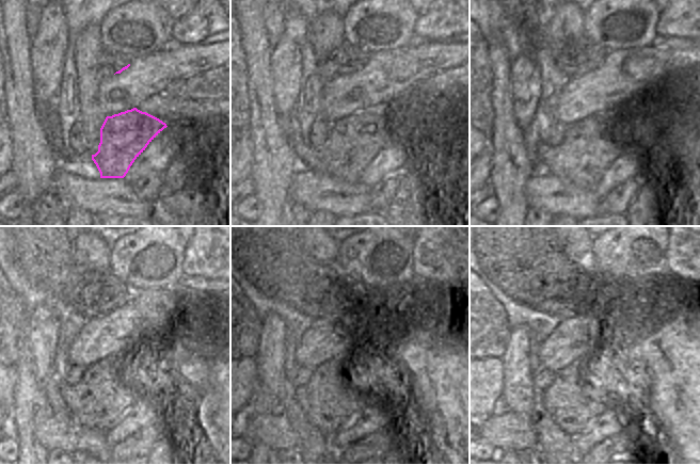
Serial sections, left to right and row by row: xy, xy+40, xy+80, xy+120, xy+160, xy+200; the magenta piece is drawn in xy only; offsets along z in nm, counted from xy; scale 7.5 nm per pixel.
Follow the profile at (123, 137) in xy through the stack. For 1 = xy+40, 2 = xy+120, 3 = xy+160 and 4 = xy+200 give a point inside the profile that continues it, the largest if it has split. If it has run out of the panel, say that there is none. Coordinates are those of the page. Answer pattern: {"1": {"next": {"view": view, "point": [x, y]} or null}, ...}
{"1": {"next": {"view": "xy+40", "point": [352, 143]}}, "2": {"next": {"view": "xy+120", "point": [97, 400]}}, "3": {"next": {"view": "xy+160", "point": [329, 405]}}, "4": {"next": {"view": "xy+200", "point": [565, 401]}}}

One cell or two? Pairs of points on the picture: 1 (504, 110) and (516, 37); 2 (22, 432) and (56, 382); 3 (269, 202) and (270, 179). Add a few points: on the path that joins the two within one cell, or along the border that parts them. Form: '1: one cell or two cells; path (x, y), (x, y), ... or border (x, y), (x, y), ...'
1: two cells; border (490, 44), (502, 44), (507, 49), (510, 60)
2: two cells; border (43, 390), (47, 397), (49, 412)
3: one cell; path (270, 196), (270, 185)

